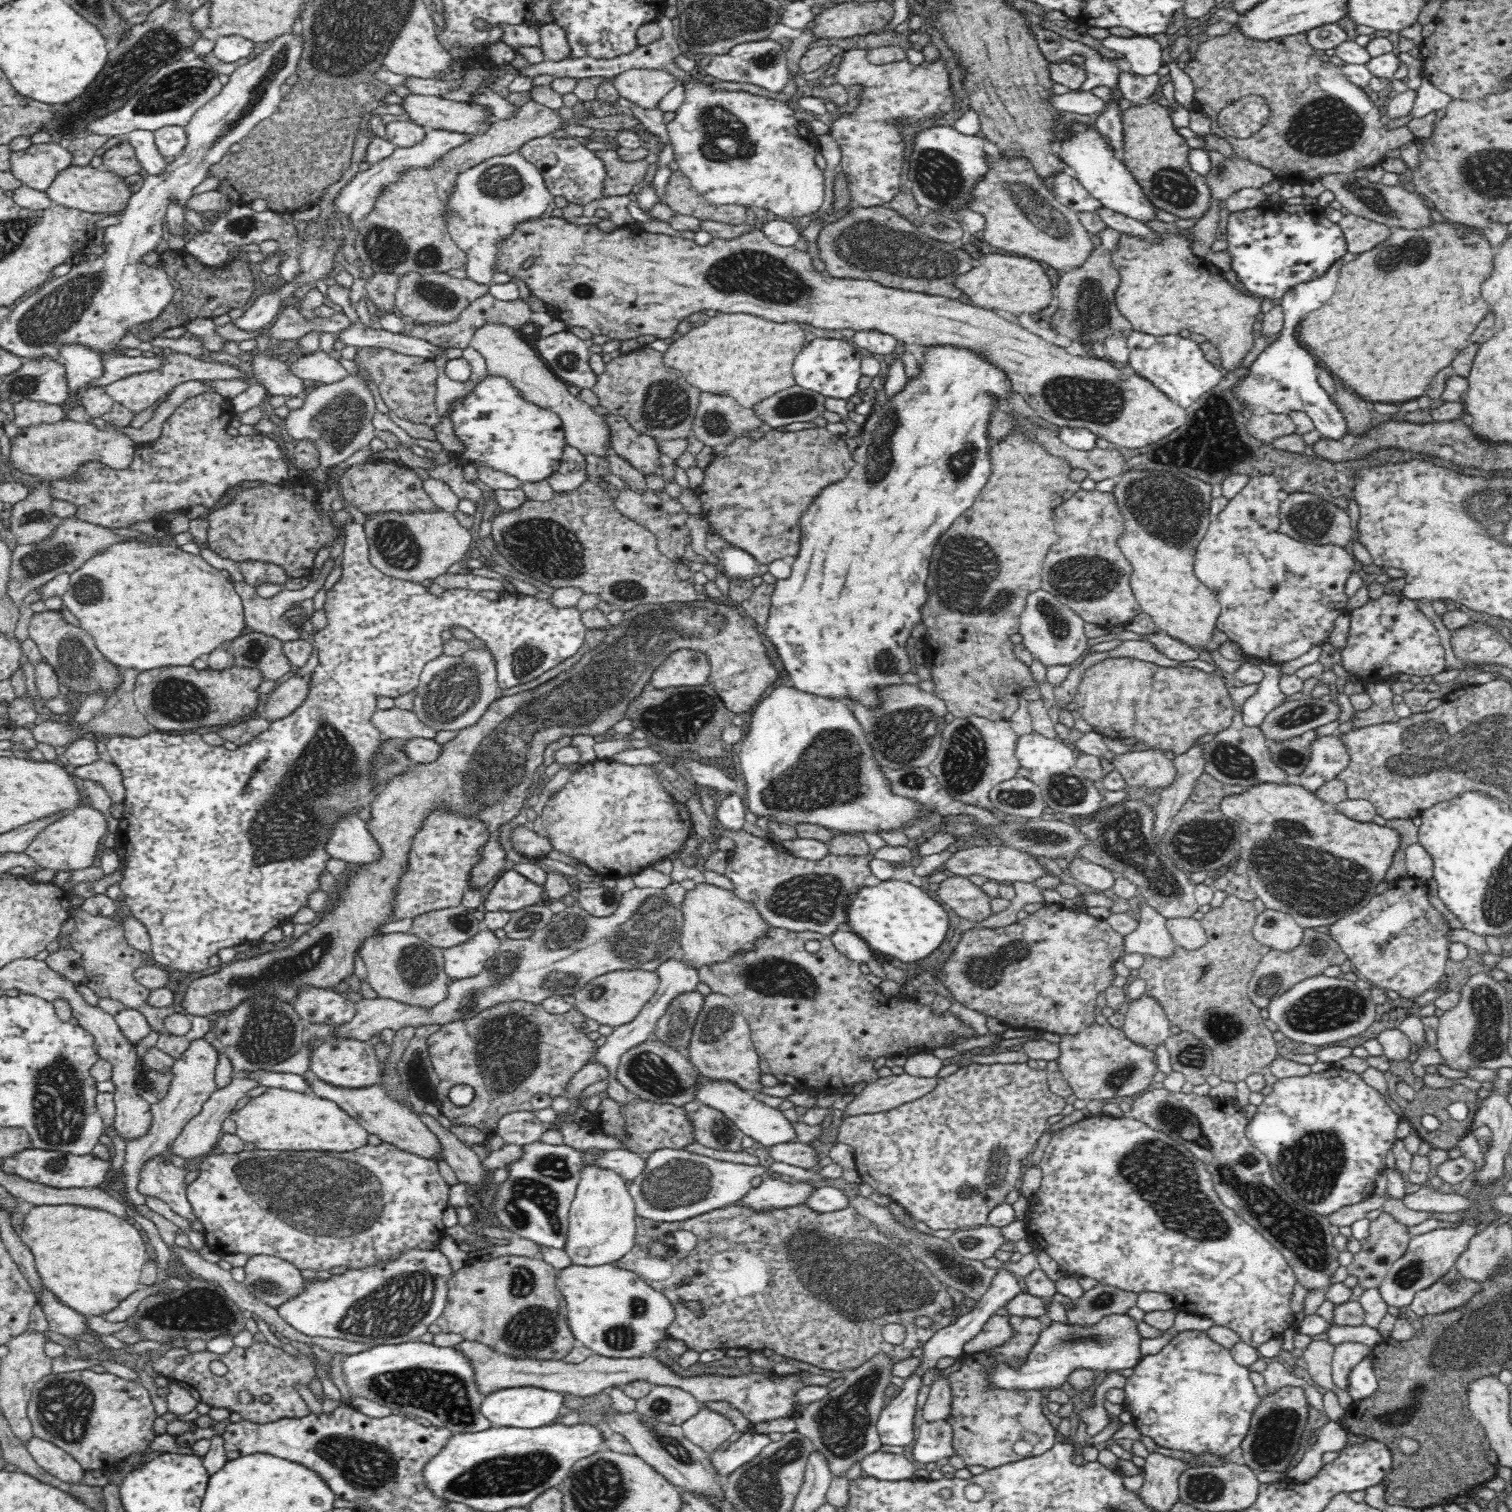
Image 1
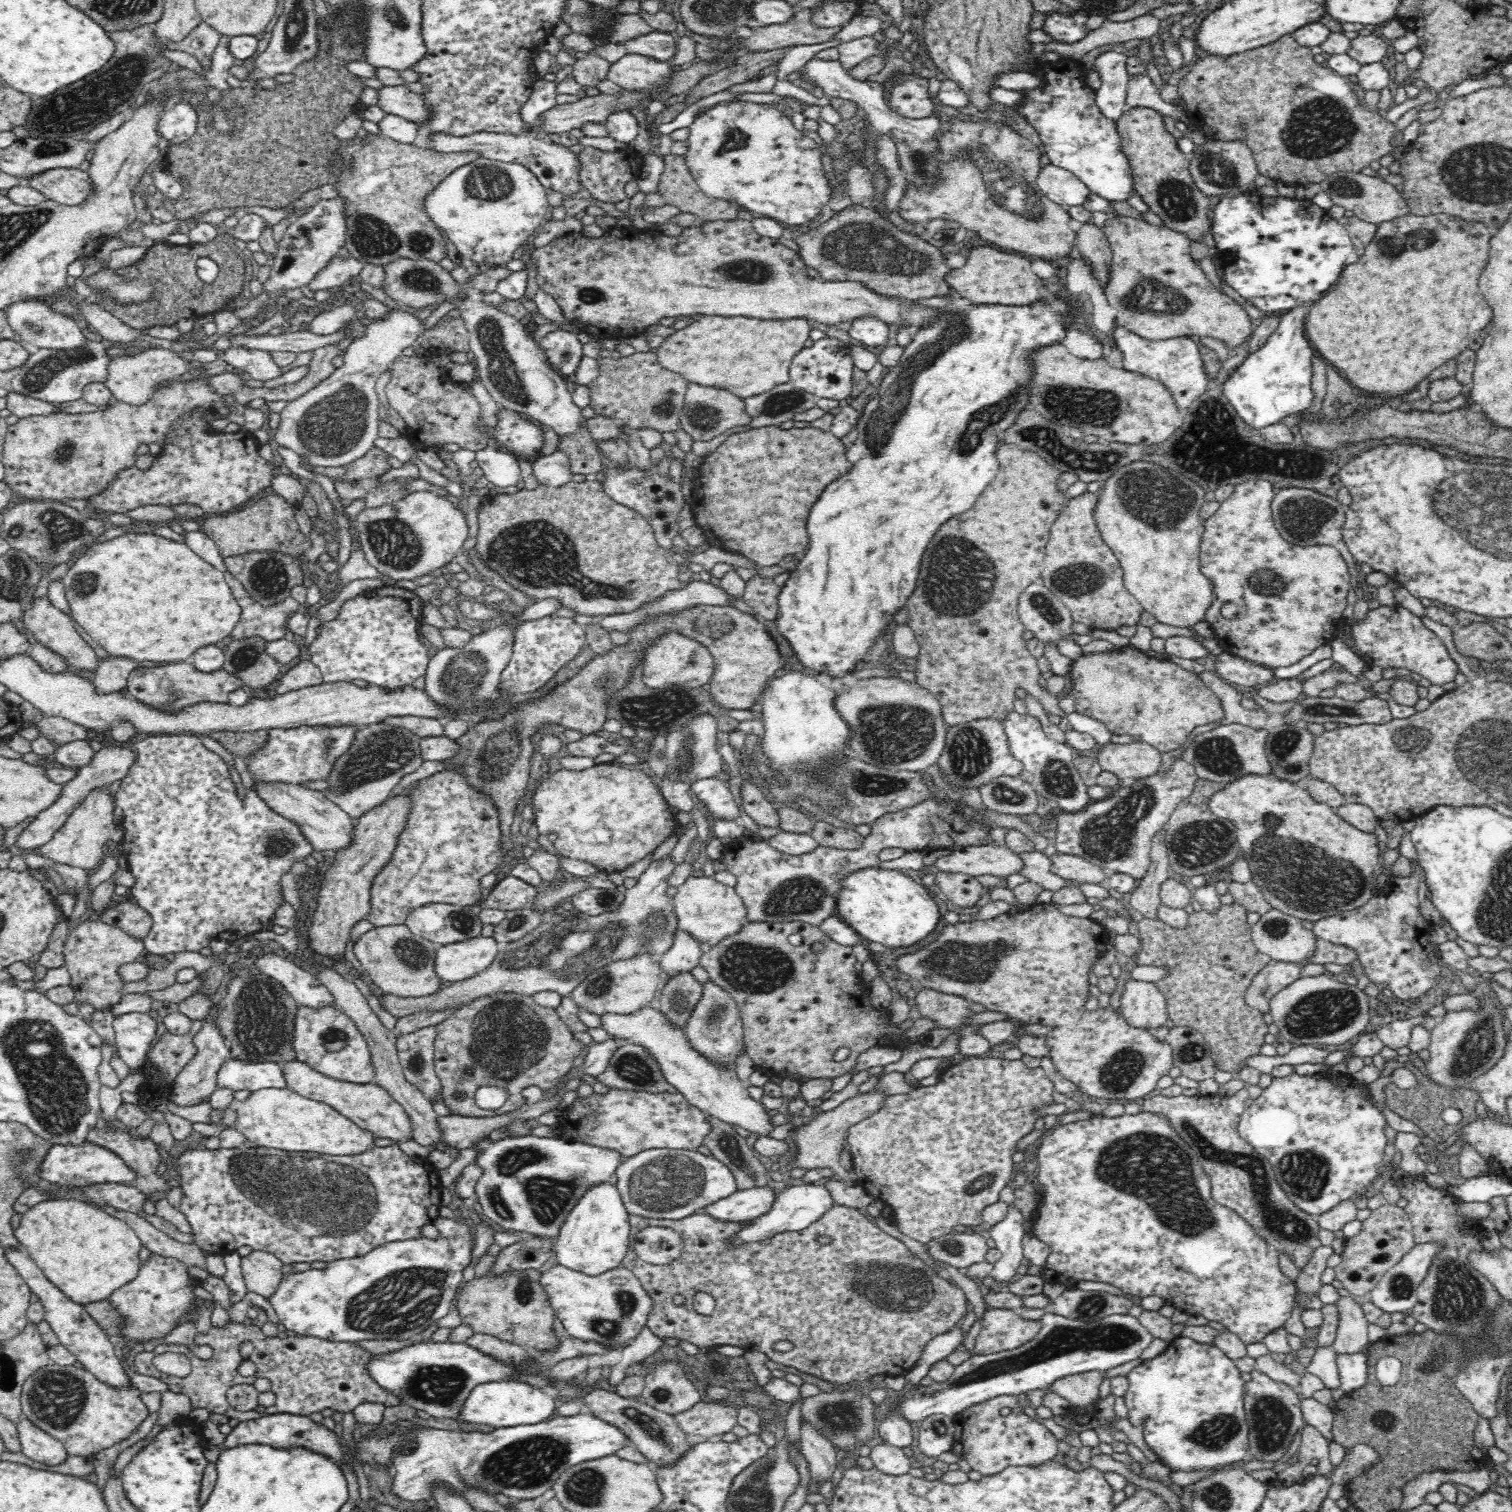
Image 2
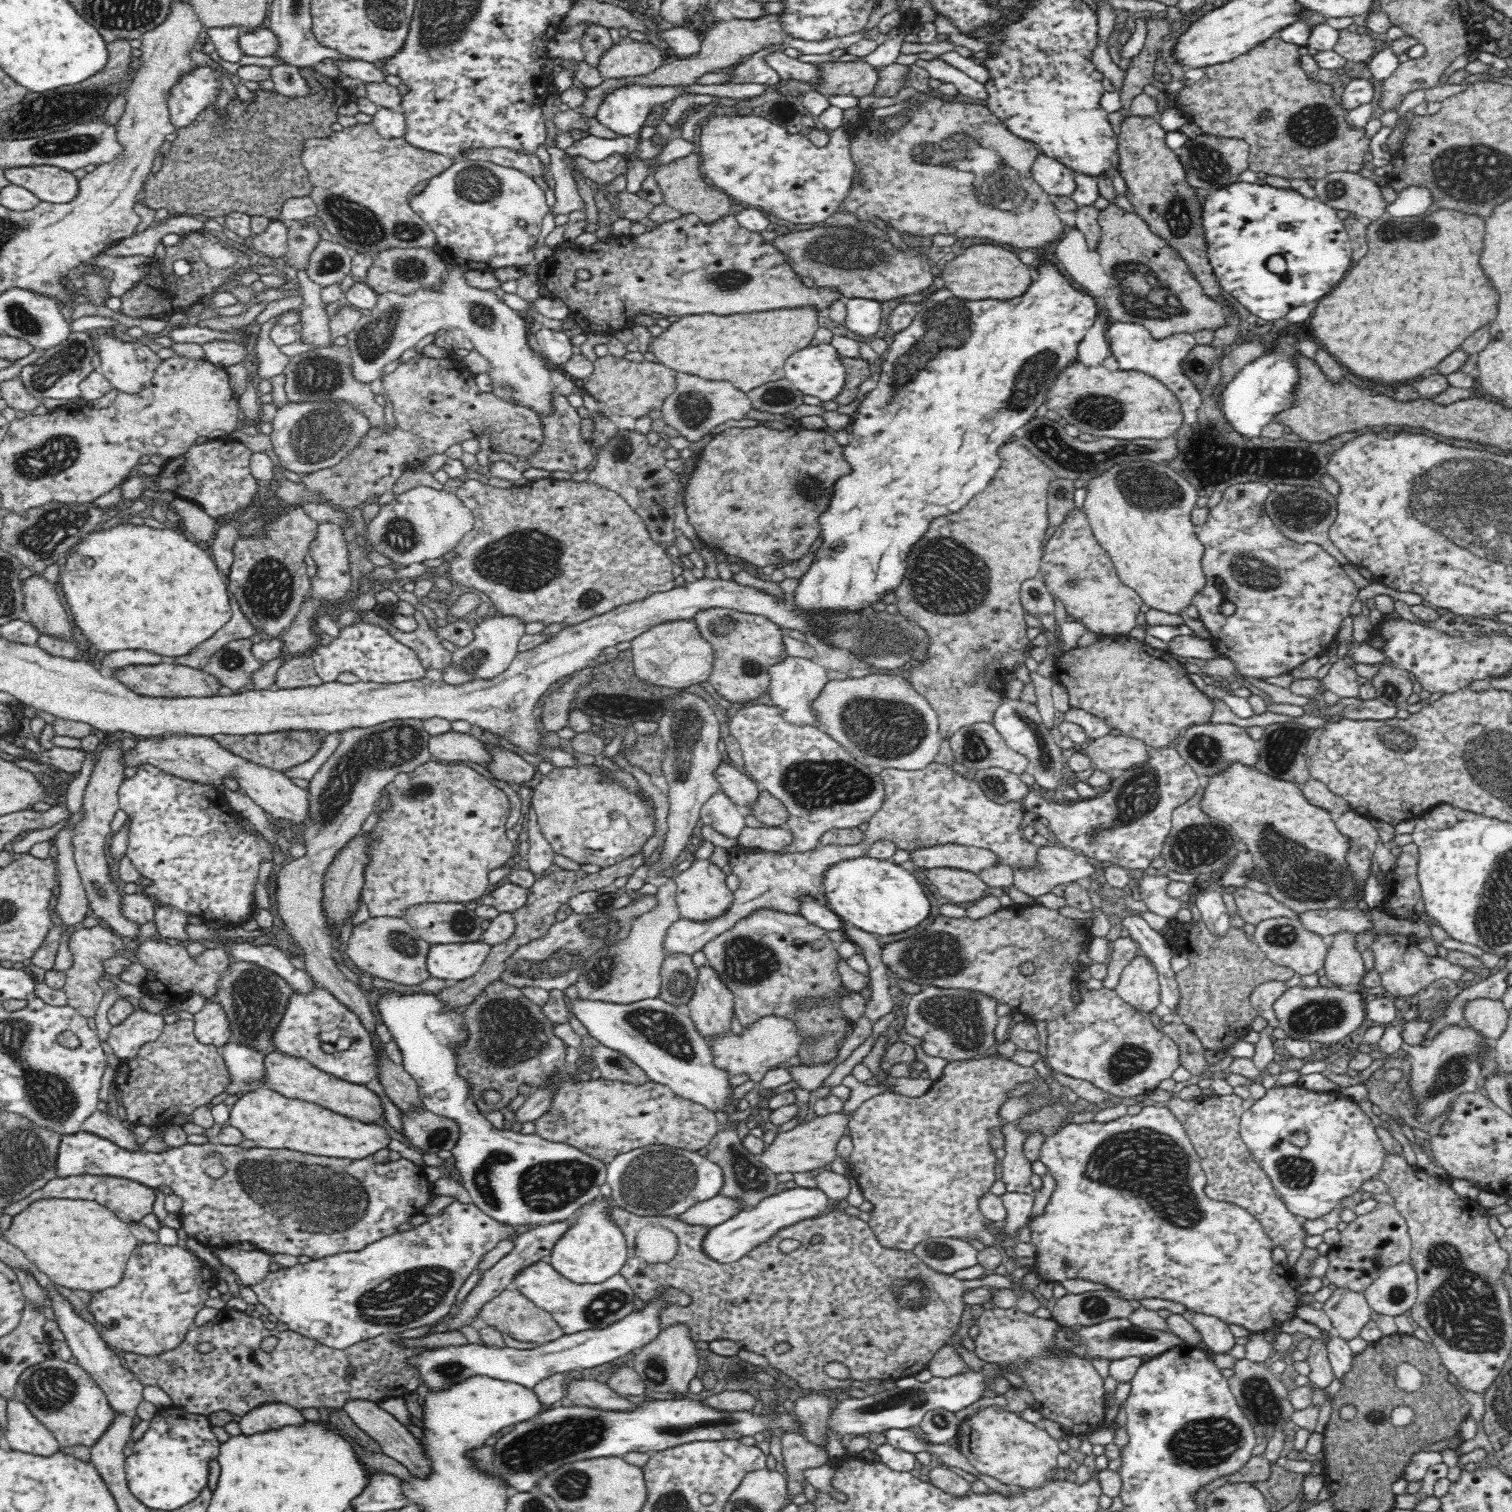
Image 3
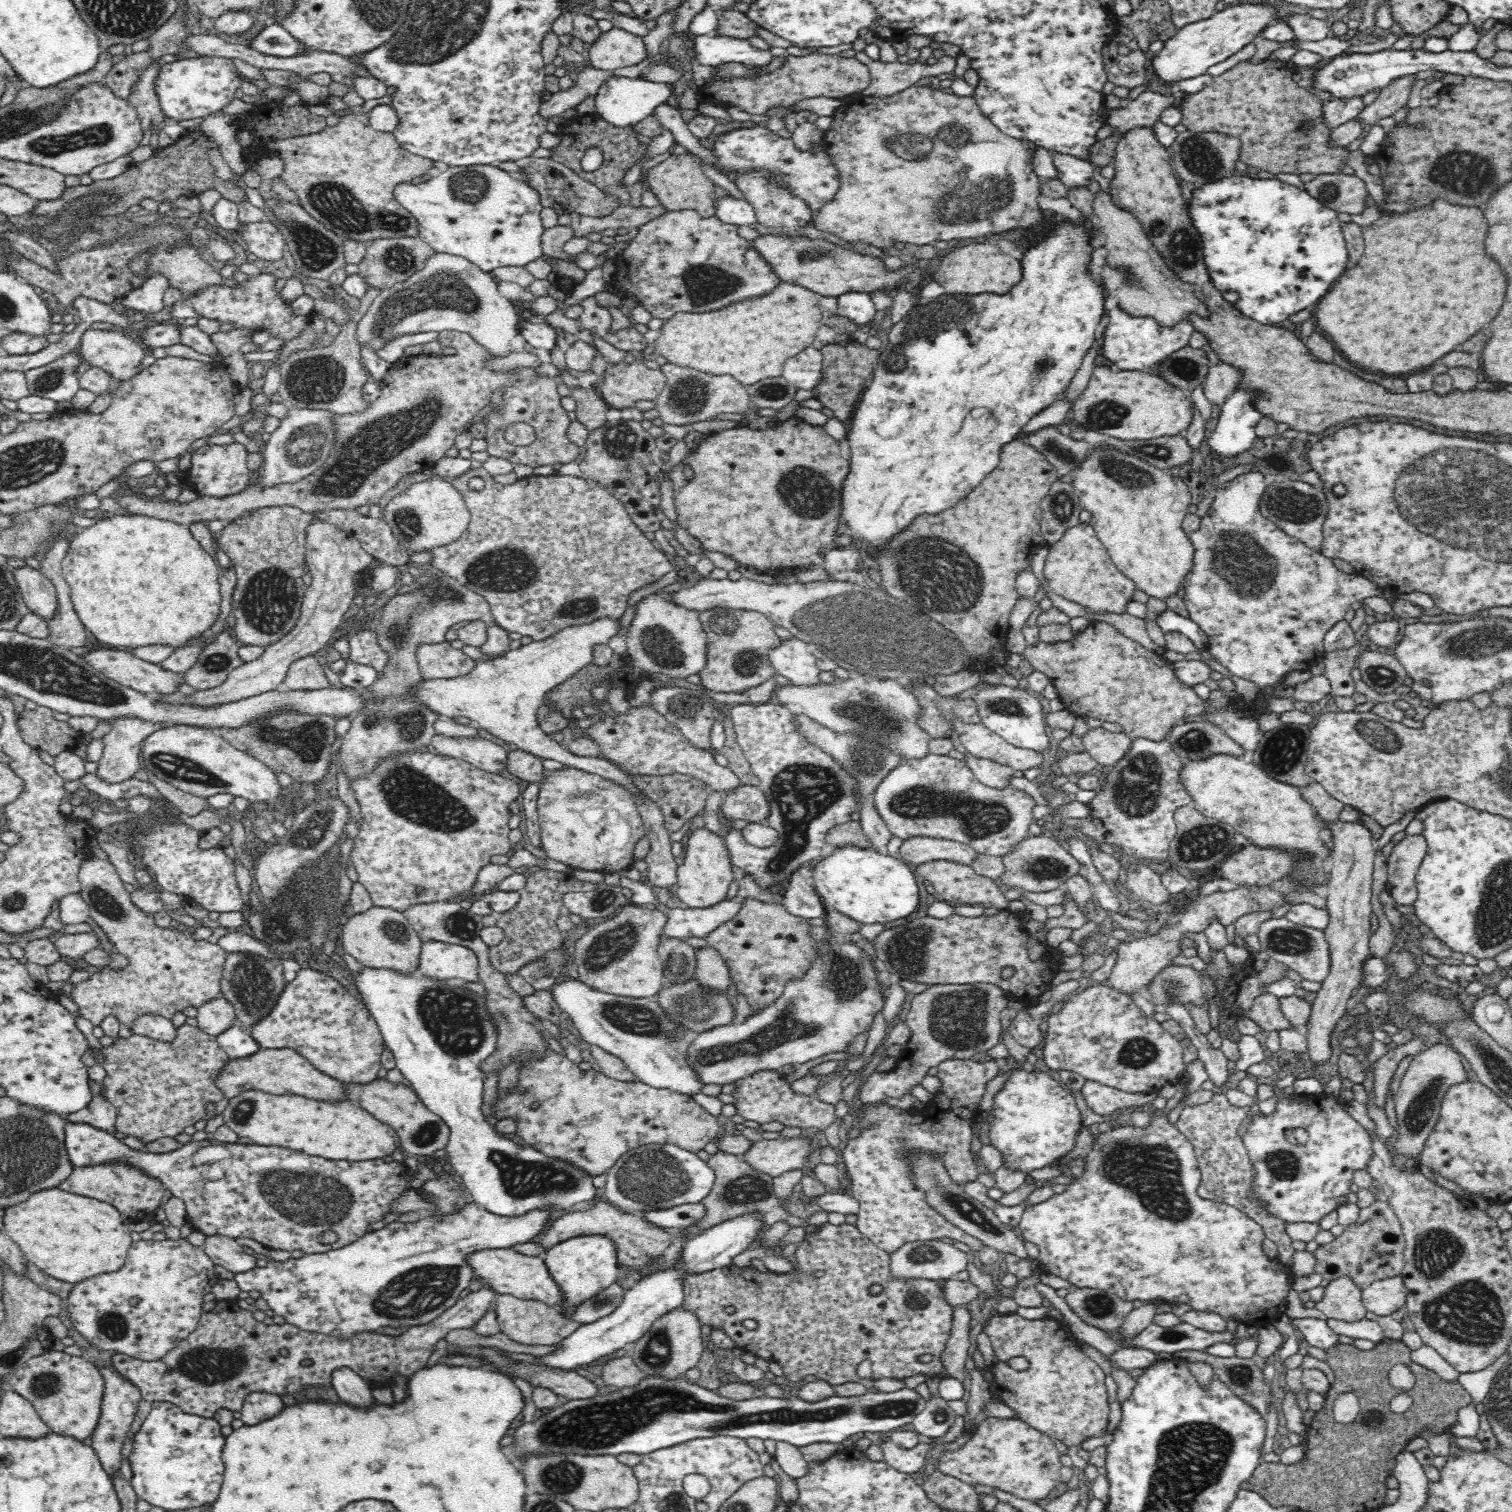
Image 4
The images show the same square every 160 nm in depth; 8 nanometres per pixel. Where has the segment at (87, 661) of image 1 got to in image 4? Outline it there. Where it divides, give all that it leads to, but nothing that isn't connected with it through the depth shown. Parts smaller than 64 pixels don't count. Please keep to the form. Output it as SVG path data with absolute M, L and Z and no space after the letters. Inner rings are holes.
M32 566L13 568L20 598L24 599L31 612L50 620L58 608L58 597L52 581Z

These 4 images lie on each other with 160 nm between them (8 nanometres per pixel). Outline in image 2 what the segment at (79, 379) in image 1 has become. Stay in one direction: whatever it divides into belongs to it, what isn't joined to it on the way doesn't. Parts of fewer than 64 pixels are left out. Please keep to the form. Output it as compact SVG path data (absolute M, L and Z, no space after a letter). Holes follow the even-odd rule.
M40 299L22 300L20 303L12 303L4 308L4 317L8 321L8 326L12 327L15 335L20 336L20 340L26 341L40 349L60 349L64 348L80 348L80 344L84 344L85 333L76 324L75 320L68 320L67 316L57 314L47 304L44 304Z

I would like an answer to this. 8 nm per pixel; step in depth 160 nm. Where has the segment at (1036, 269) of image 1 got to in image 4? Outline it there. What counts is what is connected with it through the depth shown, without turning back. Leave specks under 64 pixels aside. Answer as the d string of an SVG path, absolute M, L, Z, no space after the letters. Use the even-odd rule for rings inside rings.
M972 242L954 244L948 256L943 256L940 268L933 272L933 281L944 287L949 294L980 294L980 292L996 292L1004 294L1008 292L1022 276L1020 262L1012 256L1008 256L1004 250L1000 250L996 244L972 244Z

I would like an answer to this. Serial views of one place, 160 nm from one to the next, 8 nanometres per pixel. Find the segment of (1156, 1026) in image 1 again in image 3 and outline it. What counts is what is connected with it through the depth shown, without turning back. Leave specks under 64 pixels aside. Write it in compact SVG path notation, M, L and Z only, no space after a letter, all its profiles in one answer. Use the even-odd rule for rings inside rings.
M1146 949L1144 954L1135 954L1123 968L1114 990L1124 1002L1144 1012L1150 1013L1160 1004L1158 971Z

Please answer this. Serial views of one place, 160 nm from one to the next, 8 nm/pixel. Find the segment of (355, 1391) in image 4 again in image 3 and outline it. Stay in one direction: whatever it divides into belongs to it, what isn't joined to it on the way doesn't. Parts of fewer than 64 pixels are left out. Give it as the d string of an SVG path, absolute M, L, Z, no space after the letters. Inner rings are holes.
M352 1399L342 1407L357 1426L375 1440L381 1452L404 1464L411 1474L417 1474L420 1477L428 1474L428 1459L424 1457L420 1443L393 1414L384 1410L373 1400Z

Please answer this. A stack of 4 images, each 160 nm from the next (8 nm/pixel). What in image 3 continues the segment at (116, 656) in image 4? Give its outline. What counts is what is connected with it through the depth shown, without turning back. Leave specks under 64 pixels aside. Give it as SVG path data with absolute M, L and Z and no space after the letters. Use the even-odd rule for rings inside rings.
M156 664L129 665L115 671L118 681L141 696L160 697L161 699L179 699L187 697L215 696L217 690L223 686L214 676L187 665Z

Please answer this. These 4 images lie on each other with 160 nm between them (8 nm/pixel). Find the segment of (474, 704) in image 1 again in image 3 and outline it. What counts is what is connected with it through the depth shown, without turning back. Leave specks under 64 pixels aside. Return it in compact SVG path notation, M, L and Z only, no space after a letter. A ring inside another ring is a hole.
M494 617L478 620L473 628L475 638L466 647L459 647L452 656L452 666L444 672L443 681L460 684L475 679L492 679L504 673L516 657L518 646L525 635L525 624L518 617Z

